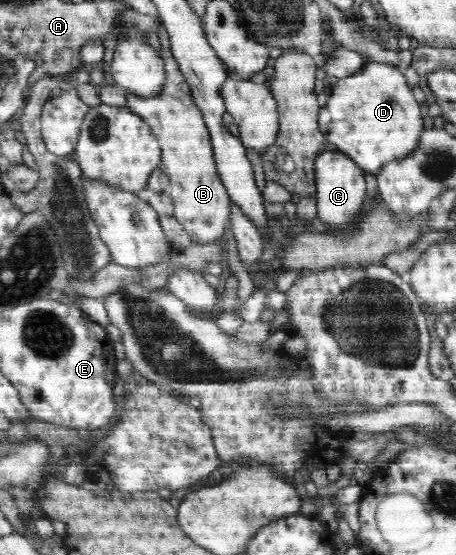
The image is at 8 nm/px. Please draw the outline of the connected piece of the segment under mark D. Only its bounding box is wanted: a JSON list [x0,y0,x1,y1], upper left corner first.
[317,59,425,175]

